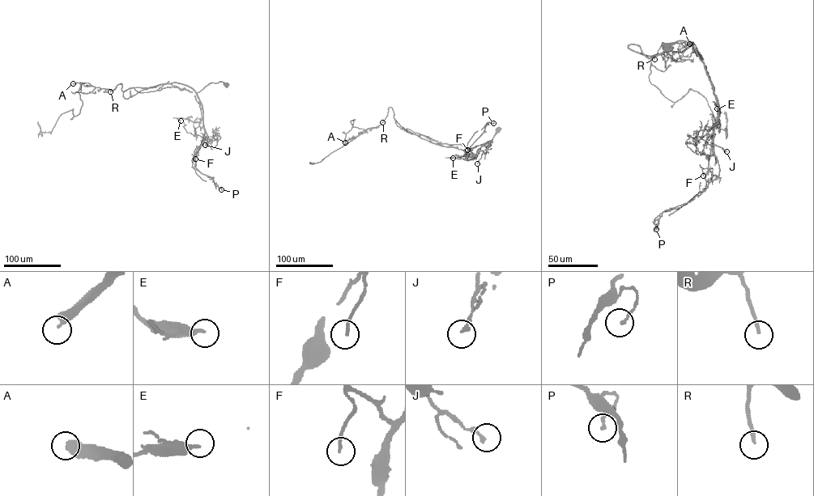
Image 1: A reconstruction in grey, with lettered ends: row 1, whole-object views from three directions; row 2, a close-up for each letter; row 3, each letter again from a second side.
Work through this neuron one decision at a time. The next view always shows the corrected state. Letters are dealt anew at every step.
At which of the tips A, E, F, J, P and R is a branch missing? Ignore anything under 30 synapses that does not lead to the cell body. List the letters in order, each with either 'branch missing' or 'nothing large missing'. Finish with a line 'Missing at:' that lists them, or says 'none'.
A: branch missing
E: nothing large missing
F: nothing large missing
J: nothing large missing
P: nothing large missing
R: branch missing
Missing at: A, R

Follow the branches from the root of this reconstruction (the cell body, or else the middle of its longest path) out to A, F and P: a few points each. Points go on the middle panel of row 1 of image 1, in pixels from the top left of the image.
A: (498, 129), (490, 142), (470, 149), (460, 144), (436, 143), (405, 129), (389, 107), (381, 124), (345, 142)
F: (498, 129), (490, 142), (468, 149), (475, 158), (476, 156), (467, 153), (467, 150)
P: (498, 129), (490, 142), (469, 149), (476, 156), (466, 159), (468, 149), (483, 133), (486, 124), (493, 123)

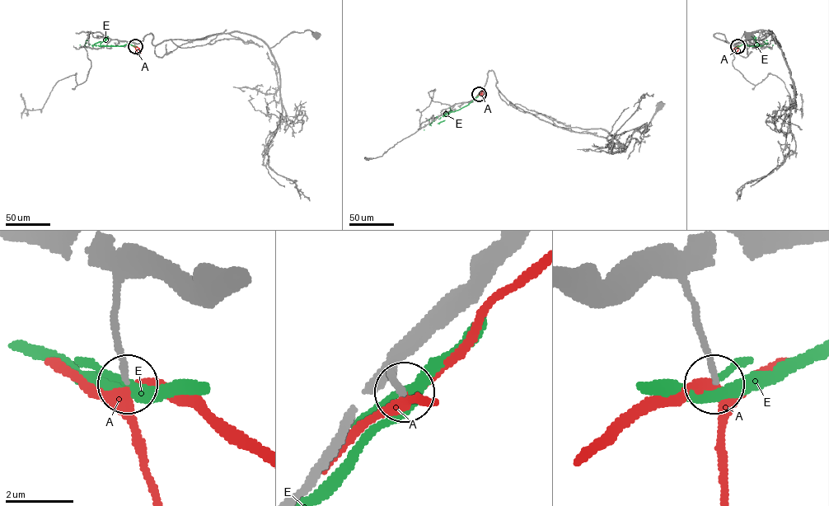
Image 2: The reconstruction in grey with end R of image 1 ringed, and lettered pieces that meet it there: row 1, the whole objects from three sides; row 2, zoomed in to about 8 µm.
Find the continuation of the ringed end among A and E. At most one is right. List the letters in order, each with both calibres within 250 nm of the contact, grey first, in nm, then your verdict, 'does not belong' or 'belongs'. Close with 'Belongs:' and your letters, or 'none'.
A: 150 nm thick on the grey side, 280 nm on the other; does not belong
E: 180 nm thick on the grey side, 220 nm on the other; does not belong
Belongs: none

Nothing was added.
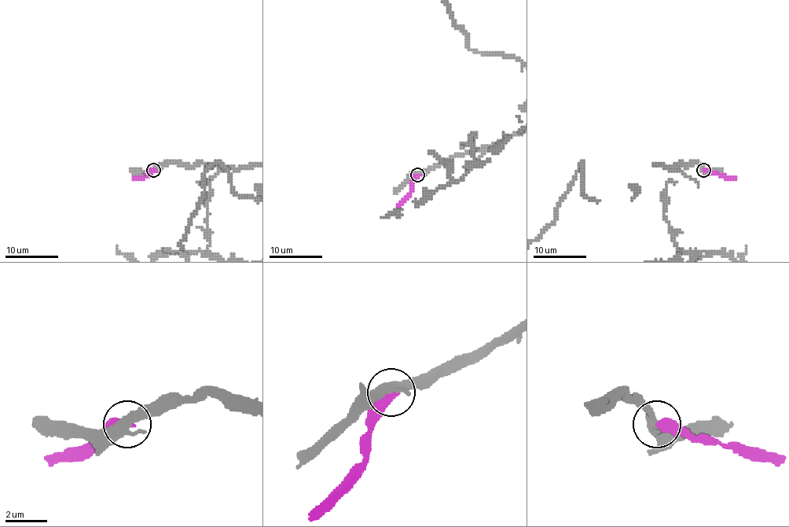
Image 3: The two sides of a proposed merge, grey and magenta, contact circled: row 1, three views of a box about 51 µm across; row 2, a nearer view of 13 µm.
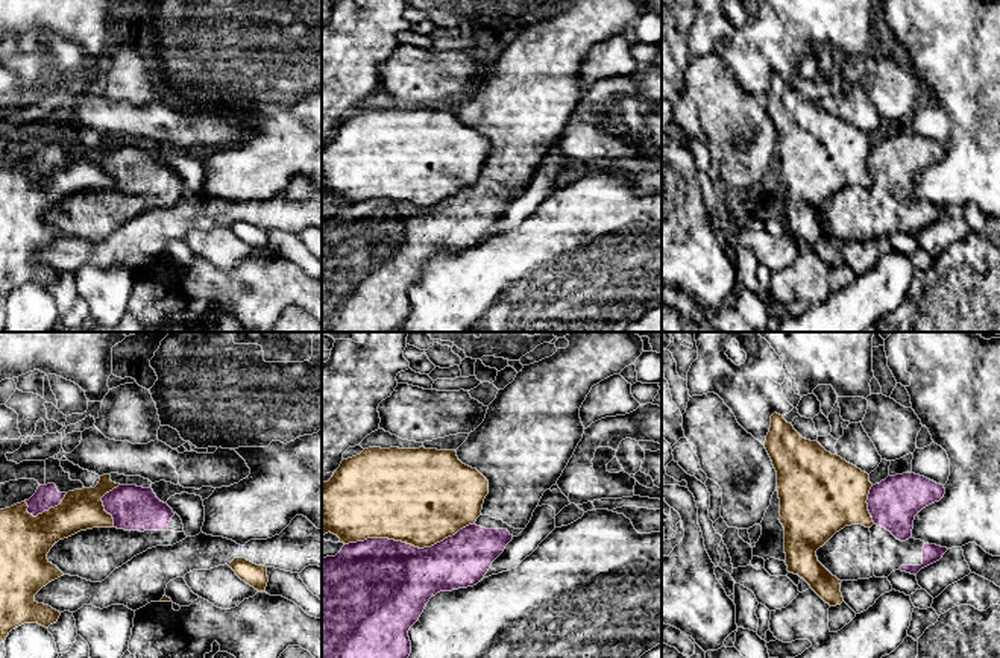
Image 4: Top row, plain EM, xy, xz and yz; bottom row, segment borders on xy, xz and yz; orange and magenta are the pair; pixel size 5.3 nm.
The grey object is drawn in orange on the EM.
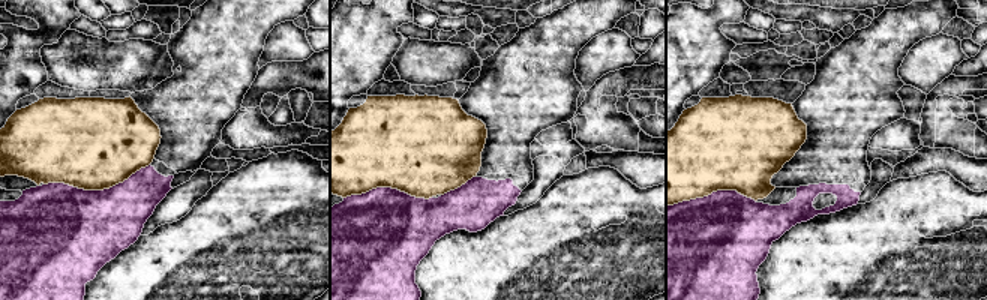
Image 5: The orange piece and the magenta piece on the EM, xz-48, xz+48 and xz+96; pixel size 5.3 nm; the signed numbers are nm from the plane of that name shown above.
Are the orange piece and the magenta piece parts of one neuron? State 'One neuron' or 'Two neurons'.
Two neurons

